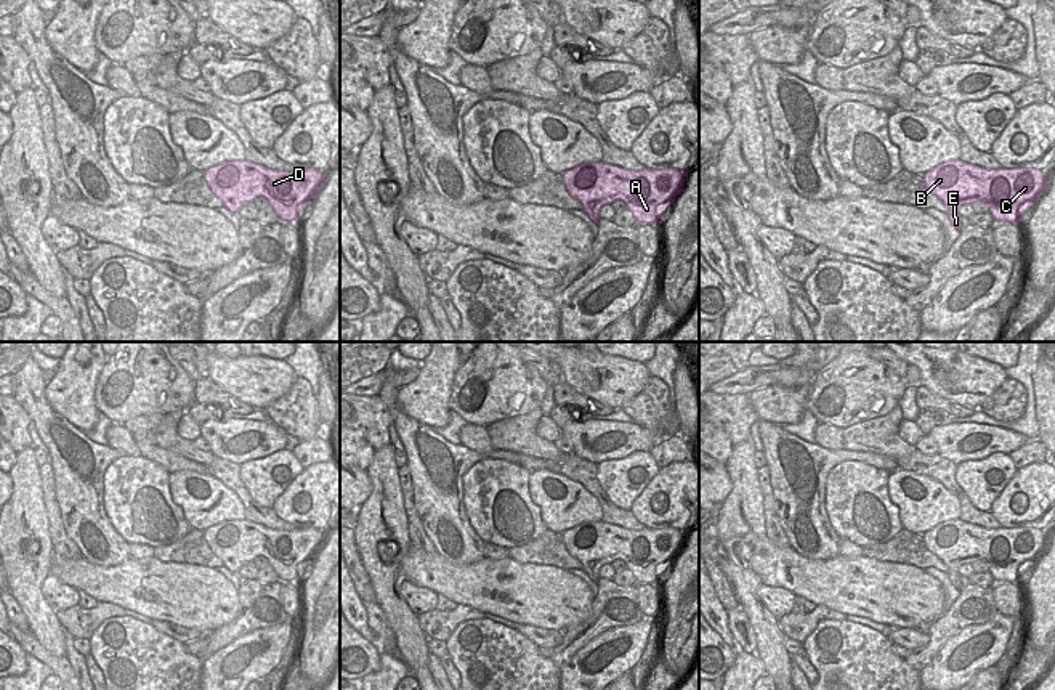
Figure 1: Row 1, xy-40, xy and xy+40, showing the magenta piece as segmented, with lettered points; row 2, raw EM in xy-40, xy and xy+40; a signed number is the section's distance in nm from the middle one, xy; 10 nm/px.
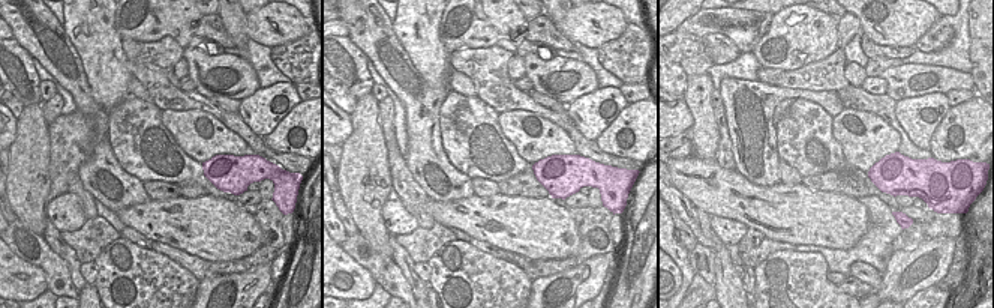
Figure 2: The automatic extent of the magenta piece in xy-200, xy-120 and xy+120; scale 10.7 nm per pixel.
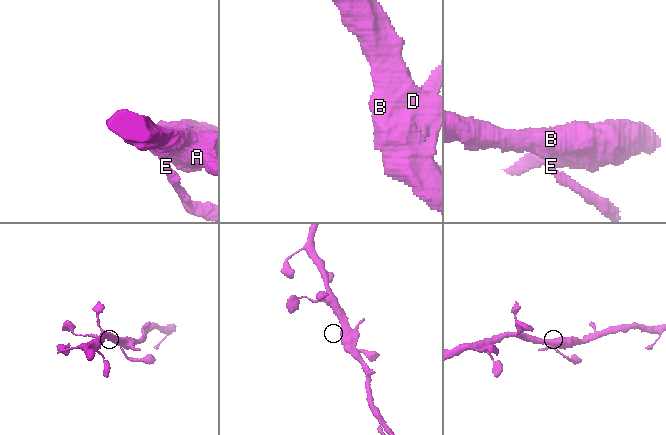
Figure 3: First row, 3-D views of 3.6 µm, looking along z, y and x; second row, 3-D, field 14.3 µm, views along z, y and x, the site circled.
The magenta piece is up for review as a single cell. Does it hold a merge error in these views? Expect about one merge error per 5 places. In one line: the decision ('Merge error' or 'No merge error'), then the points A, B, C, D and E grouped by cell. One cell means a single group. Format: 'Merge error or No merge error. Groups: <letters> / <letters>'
No merge error. Groups: A B C D E

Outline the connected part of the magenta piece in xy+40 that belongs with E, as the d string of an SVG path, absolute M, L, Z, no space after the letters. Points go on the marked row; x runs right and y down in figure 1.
M960 159L943 162L922 177L927 189L948 207L948 217L957 231L962 229L959 207L973 202L983 202L996 221L1021 225L1023 213L1045 193L1049 178L1047 173L1037 168L986 170Z

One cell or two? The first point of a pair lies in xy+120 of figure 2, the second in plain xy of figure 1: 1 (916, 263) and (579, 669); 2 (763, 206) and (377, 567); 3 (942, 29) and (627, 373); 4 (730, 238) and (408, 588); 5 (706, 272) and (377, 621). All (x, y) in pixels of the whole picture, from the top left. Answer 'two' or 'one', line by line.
1: one
2: two
3: two
4: one
5: one

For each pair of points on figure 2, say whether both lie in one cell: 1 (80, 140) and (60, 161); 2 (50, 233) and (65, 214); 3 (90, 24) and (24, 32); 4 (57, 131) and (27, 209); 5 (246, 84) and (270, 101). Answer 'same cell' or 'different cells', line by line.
1: same cell
2: different cells
3: different cells
4: different cells
5: different cells

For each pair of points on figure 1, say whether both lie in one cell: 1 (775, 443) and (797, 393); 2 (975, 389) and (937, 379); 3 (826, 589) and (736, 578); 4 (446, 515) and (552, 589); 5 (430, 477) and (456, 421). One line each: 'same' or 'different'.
1: different
2: same
3: different
4: different
5: different

